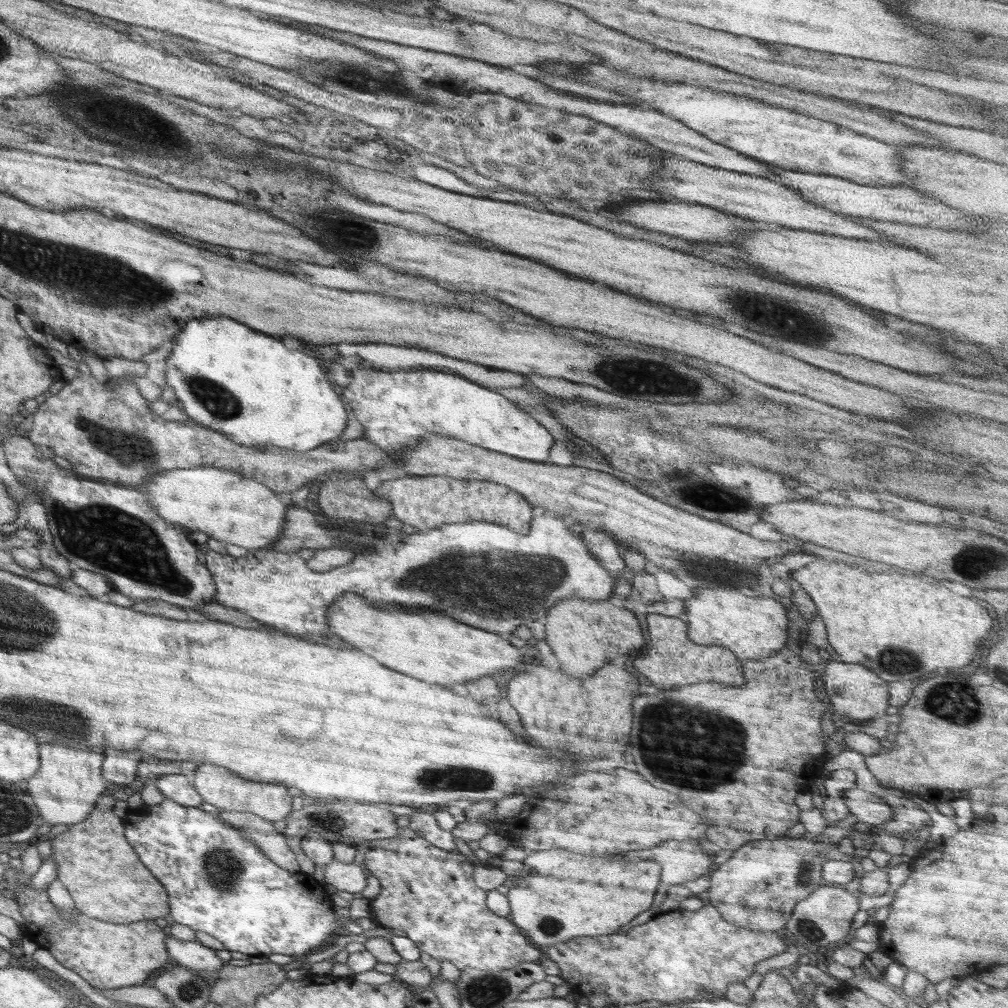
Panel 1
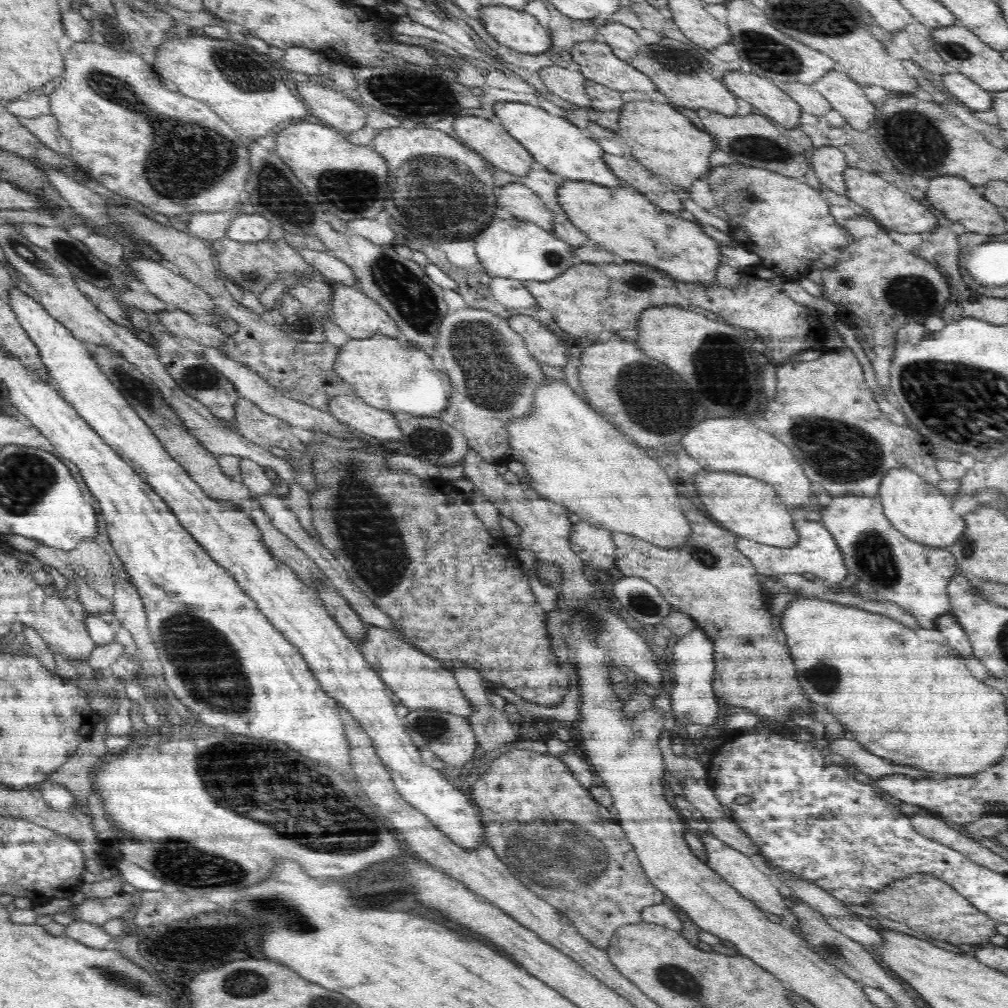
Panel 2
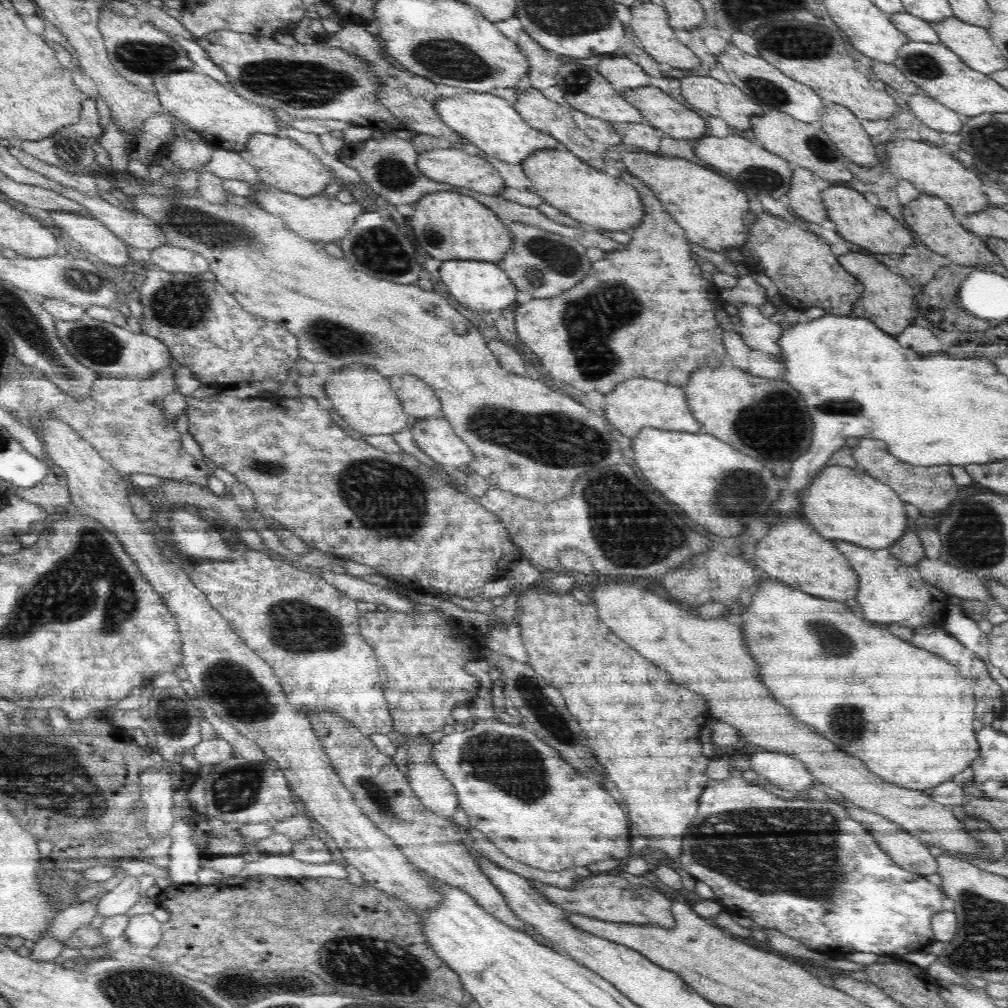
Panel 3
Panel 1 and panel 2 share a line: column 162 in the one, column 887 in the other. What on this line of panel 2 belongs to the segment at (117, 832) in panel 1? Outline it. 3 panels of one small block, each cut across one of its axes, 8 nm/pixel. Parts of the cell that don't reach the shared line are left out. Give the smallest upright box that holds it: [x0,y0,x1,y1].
[870,874,998,947]

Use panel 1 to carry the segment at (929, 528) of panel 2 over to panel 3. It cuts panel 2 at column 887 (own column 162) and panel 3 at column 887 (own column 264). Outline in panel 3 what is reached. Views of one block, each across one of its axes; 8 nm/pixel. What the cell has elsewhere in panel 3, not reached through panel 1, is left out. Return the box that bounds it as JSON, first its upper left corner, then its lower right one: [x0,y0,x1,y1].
[800,466,908,550]

